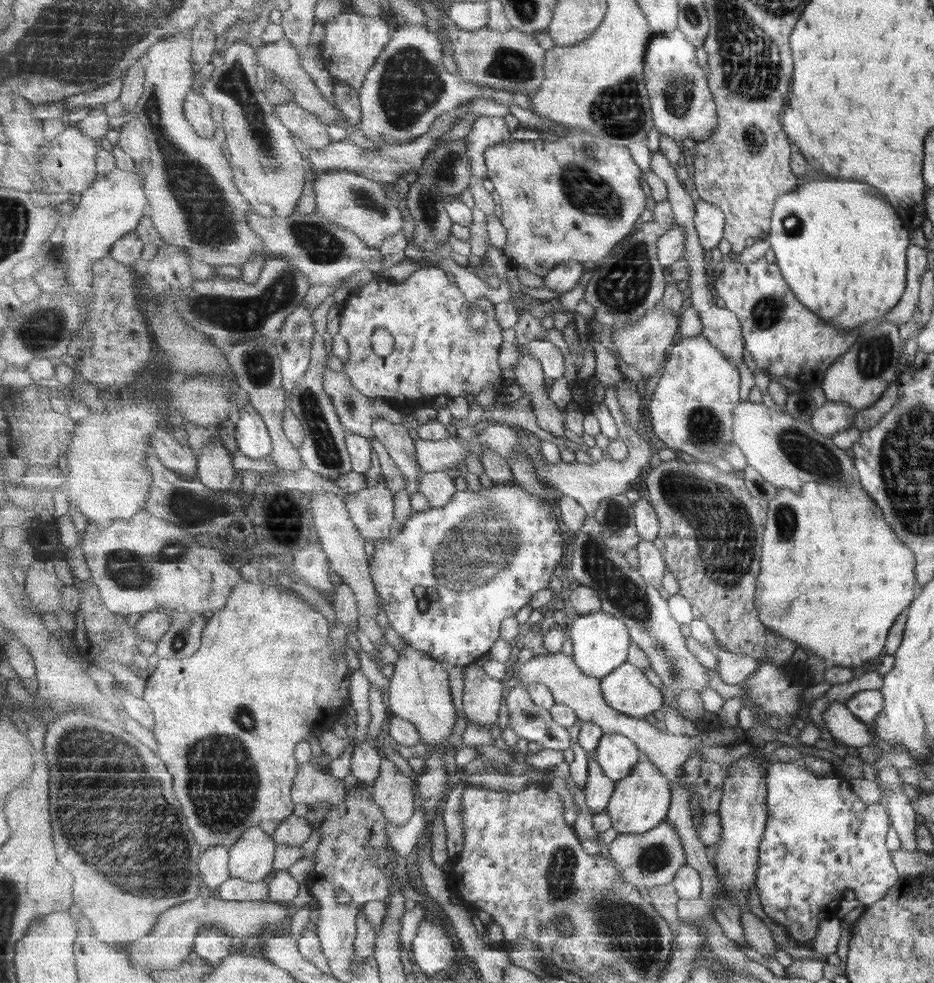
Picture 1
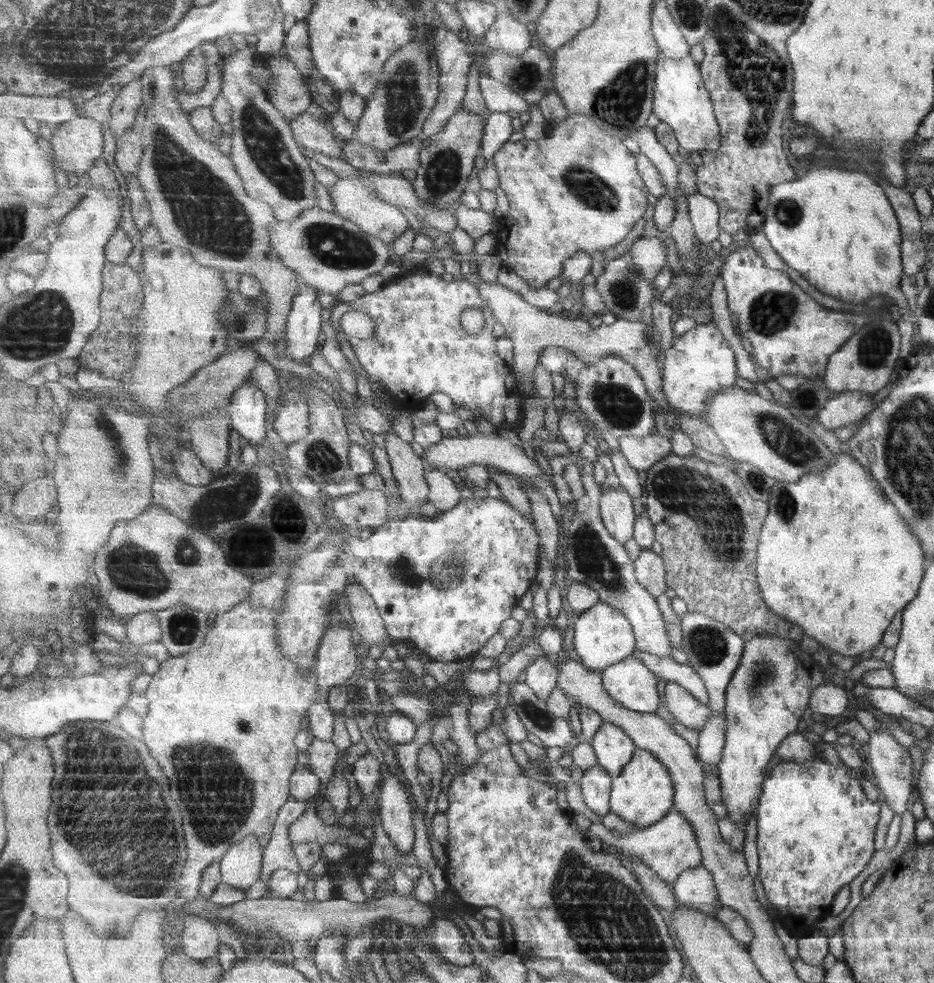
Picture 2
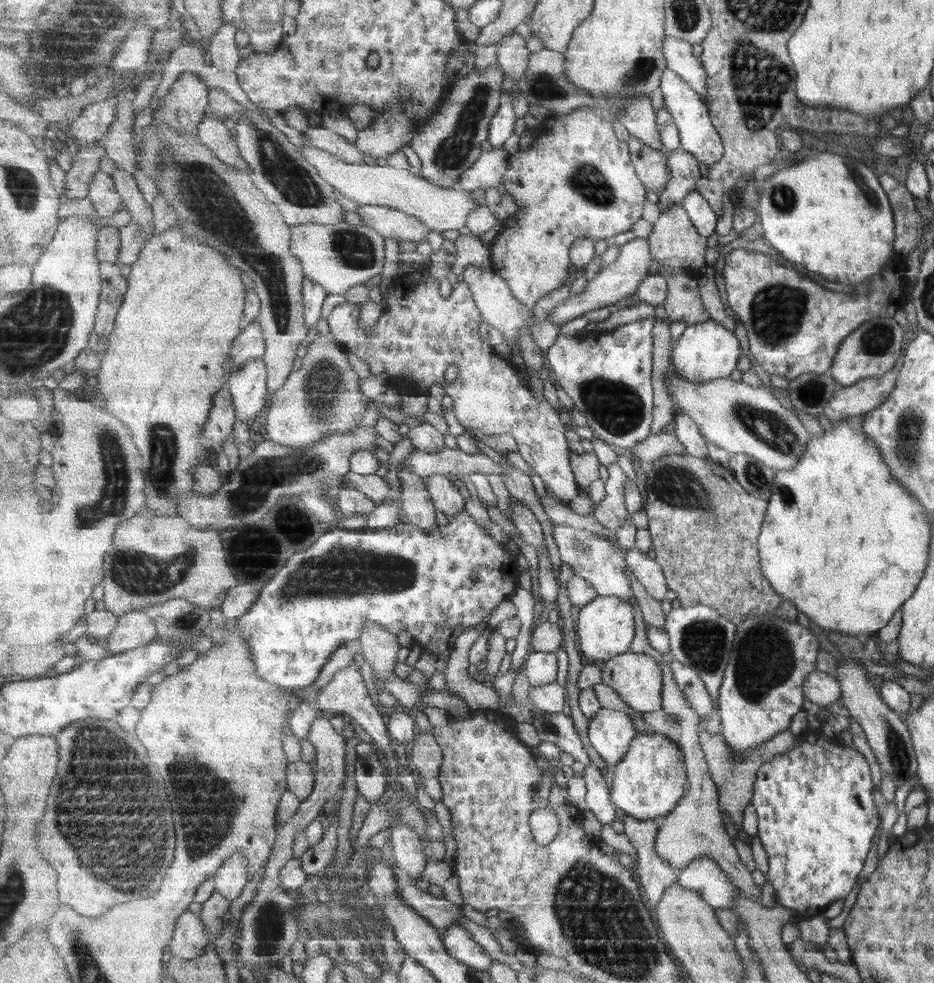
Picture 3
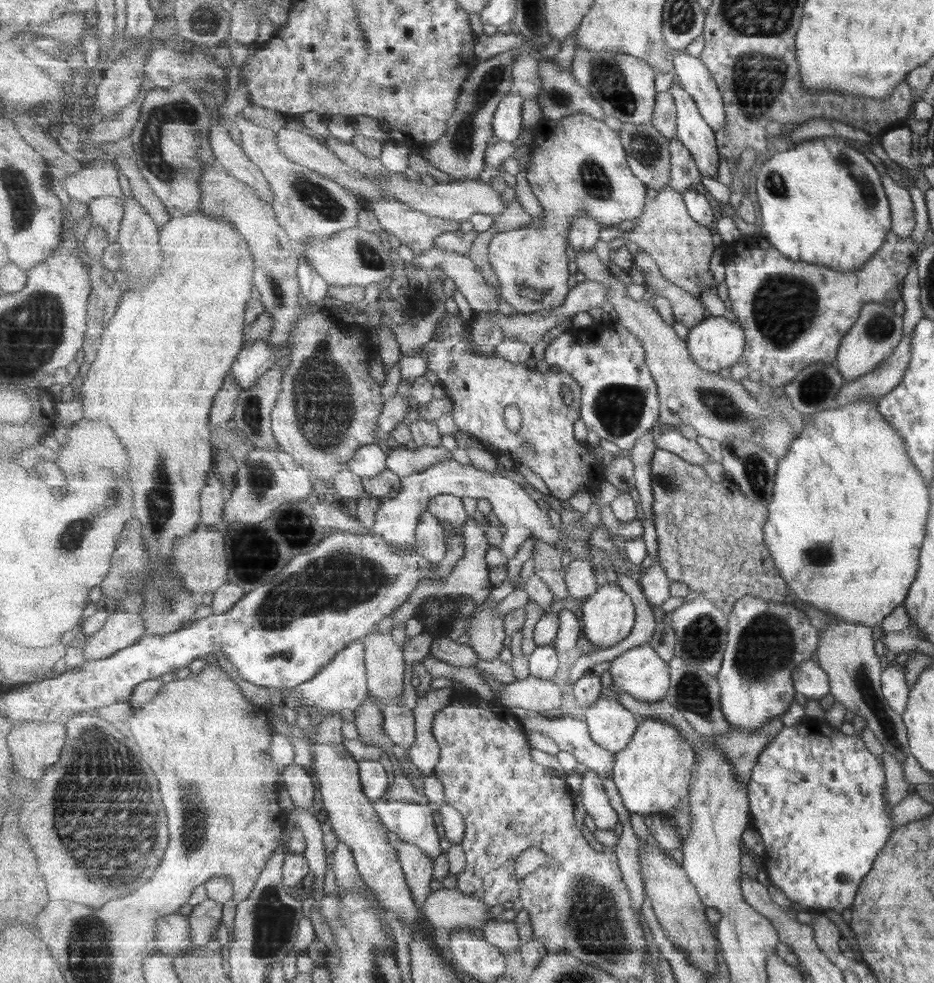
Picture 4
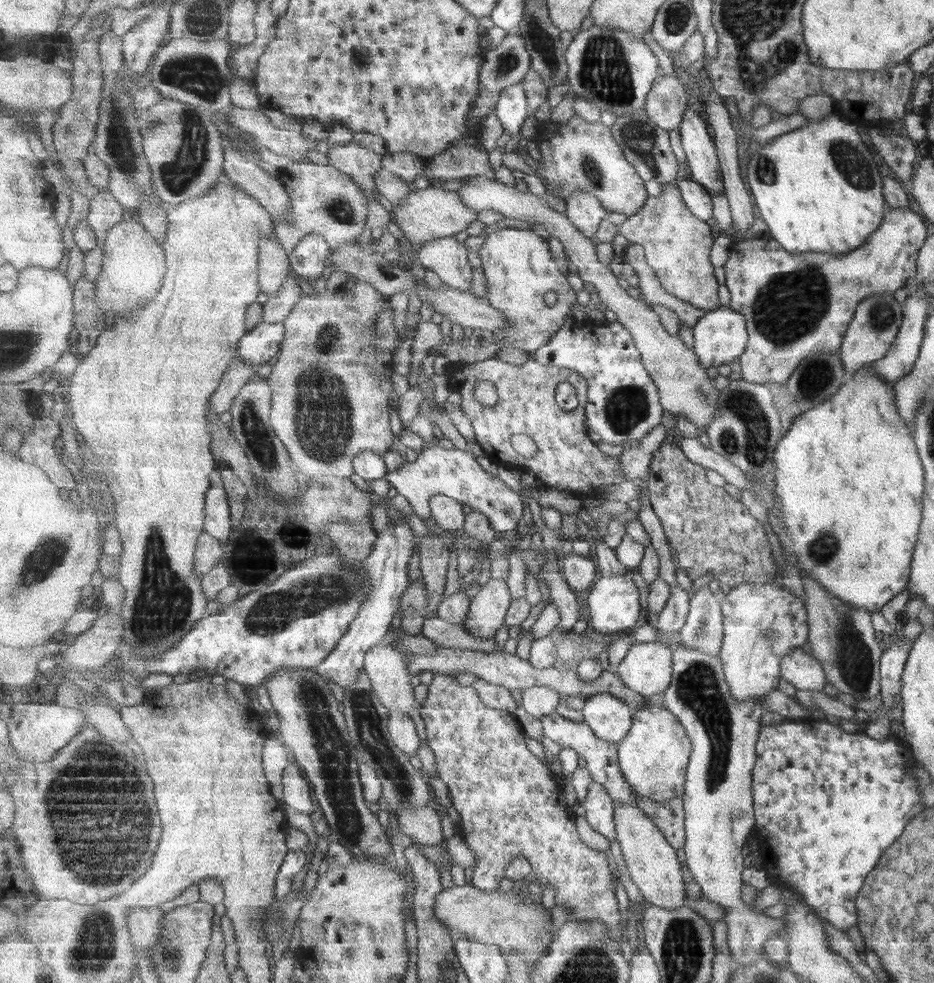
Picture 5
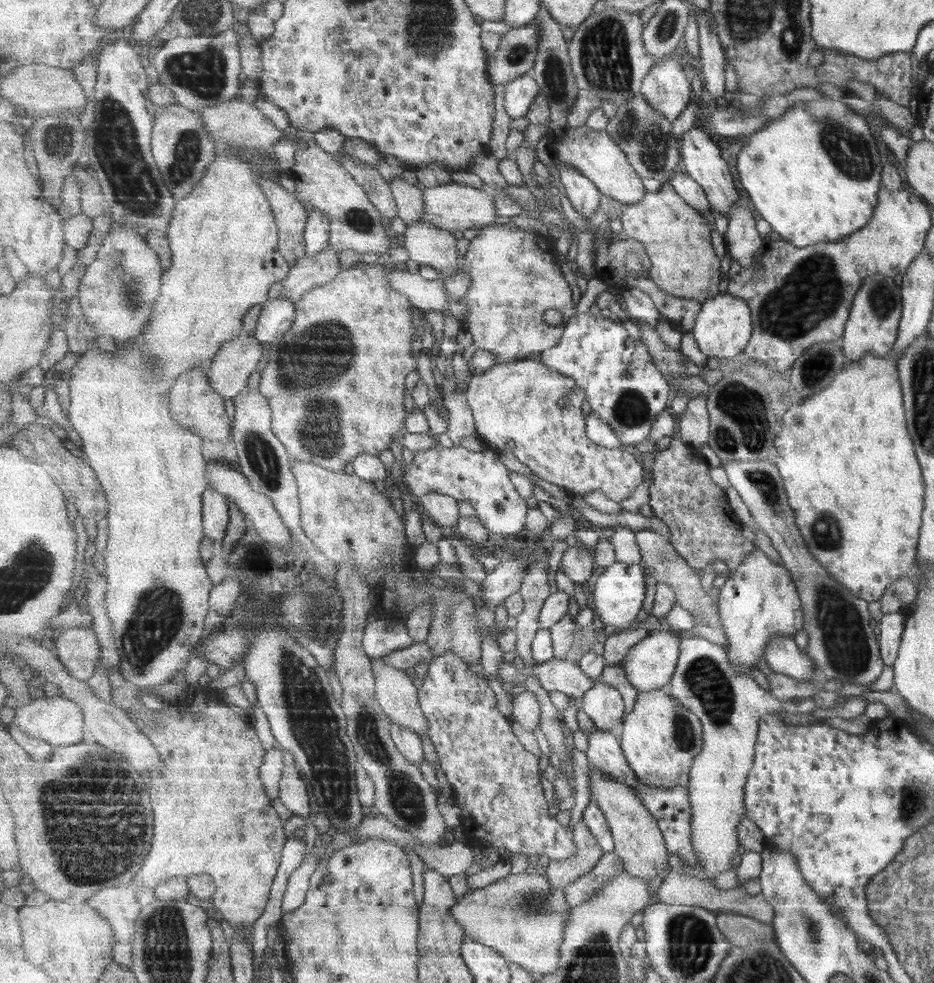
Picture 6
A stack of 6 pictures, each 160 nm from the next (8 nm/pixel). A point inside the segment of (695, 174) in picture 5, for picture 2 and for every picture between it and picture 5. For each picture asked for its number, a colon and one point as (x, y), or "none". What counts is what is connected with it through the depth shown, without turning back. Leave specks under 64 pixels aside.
2: (682, 100)
3: (698, 133)
4: (694, 131)

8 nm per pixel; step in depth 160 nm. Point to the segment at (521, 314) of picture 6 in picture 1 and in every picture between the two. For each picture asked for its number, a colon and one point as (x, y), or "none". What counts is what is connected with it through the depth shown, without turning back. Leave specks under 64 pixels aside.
1: (576, 197)
2: (578, 188)
3: (577, 180)
4: (579, 164)
5: (520, 269)

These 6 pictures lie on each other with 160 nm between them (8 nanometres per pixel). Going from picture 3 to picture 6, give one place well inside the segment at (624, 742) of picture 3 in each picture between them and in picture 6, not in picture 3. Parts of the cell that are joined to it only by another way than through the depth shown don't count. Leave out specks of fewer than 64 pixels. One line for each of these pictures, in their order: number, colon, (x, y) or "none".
4: (611, 724)
5: (611, 718)
6: (603, 704)

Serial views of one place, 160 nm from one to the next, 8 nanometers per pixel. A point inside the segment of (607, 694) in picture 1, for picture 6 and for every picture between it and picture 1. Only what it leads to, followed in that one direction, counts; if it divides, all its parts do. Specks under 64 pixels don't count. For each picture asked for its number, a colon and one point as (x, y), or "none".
2: (629, 681)
3: (636, 677)
4: (641, 672)
5: (647, 669)
6: (650, 665)

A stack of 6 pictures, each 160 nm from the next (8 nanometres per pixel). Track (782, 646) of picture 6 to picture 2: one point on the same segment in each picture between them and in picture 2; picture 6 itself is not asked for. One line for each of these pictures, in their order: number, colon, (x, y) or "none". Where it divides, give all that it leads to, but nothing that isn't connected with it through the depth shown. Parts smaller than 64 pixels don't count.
2: (827, 699)
3: (821, 689)
4: (809, 679)
5: (804, 672)

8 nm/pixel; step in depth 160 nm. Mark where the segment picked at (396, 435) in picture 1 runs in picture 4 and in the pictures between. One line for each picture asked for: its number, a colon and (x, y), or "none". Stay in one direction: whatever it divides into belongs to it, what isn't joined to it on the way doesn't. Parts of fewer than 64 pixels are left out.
2: (409, 469)
3: (417, 504)
4: (431, 535)

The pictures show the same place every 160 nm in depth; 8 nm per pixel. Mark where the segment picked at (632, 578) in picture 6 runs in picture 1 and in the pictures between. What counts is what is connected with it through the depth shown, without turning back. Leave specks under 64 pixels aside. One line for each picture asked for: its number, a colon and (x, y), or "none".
1: (601, 642)
2: (602, 636)
3: (606, 626)
4: (609, 616)
5: (613, 601)

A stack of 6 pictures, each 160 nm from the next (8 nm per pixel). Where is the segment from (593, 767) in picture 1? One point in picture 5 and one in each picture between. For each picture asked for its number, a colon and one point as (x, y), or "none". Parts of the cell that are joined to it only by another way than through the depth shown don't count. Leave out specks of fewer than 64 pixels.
2: (596, 783)
3: (598, 800)
4: (596, 802)
5: (600, 809)

